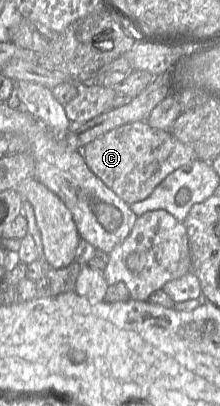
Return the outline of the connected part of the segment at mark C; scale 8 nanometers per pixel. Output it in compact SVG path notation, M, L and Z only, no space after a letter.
M137 121L114 128L82 148L88 168L128 205L146 199L173 171L196 159L193 145L177 140L168 130L152 128L147 121Z

